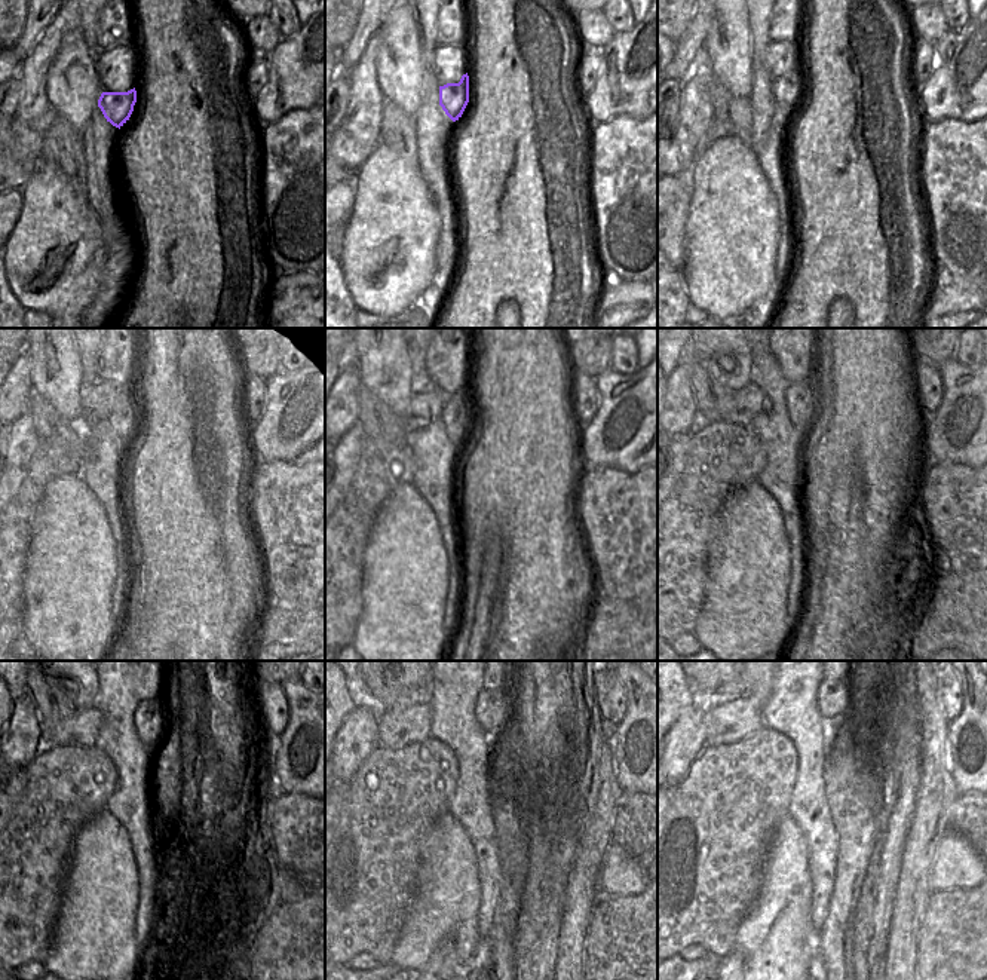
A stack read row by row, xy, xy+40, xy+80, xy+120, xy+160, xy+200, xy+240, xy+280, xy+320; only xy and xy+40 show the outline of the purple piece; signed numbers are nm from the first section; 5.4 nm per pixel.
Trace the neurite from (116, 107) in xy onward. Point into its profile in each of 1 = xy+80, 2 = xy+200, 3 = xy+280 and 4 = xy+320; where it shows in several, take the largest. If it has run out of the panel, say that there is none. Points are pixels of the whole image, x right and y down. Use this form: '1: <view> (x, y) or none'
1: xy+80 (787, 91)
2: xy+200 (802, 398)
3: xy+280 (497, 697)
4: xy+320 (836, 691)

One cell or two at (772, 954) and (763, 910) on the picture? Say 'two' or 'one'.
two

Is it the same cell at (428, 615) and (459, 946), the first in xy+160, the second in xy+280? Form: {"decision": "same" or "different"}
{"decision": "different"}

